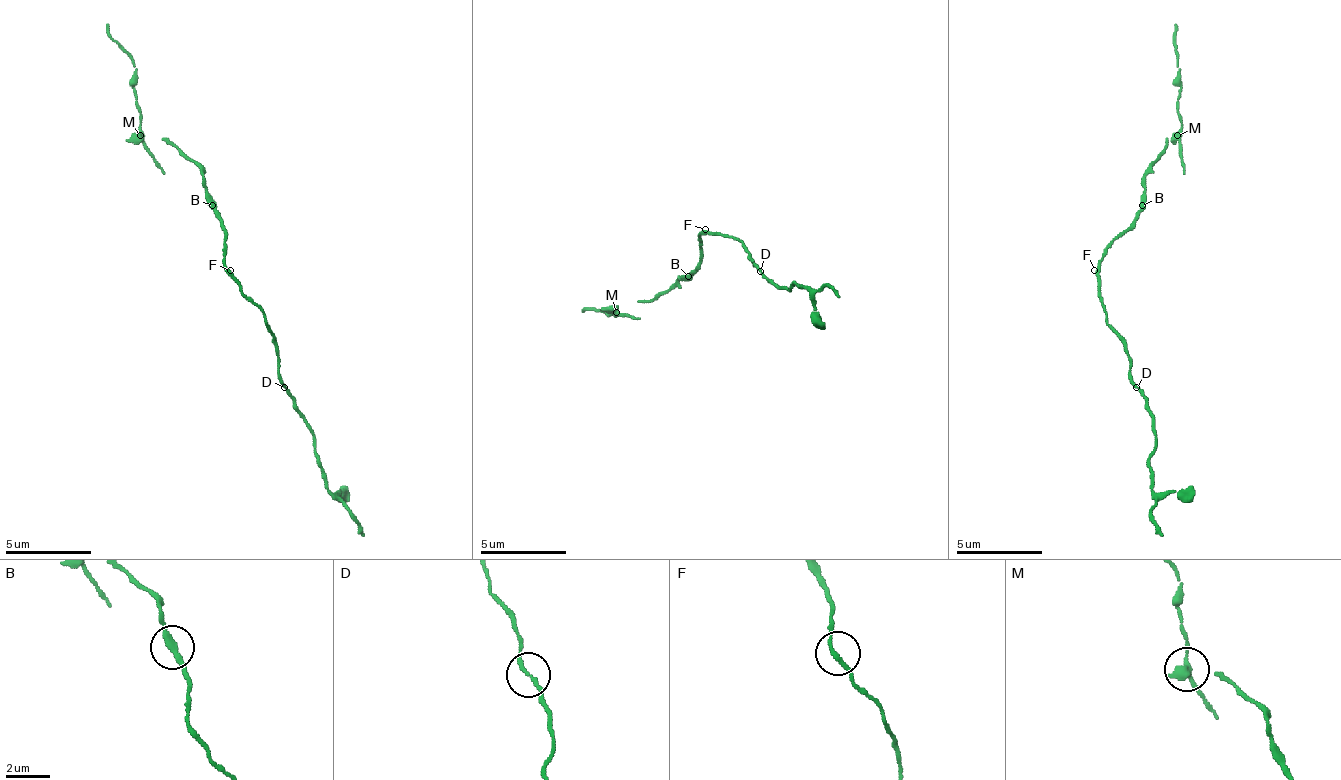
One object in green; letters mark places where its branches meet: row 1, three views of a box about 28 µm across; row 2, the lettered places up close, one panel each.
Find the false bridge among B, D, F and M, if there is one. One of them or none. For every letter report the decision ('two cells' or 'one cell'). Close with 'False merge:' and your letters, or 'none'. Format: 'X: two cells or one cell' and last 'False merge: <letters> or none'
B: one cell
D: one cell
F: one cell
M: two cells
False merge: M

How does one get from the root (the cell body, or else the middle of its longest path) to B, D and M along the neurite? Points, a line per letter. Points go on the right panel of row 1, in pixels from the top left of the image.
B: (1099, 274), (1099, 261), (1103, 253), (1129, 227), (1142, 205)
D: (1099, 274), (1099, 300), (1107, 313), (1107, 326), (1125, 347), (1129, 356), (1129, 377), (1137, 386)
M: (1099, 274), (1103, 253), (1129, 227), (1142, 205), (1142, 175), (1159, 158), (1168, 136), (1176, 136)

